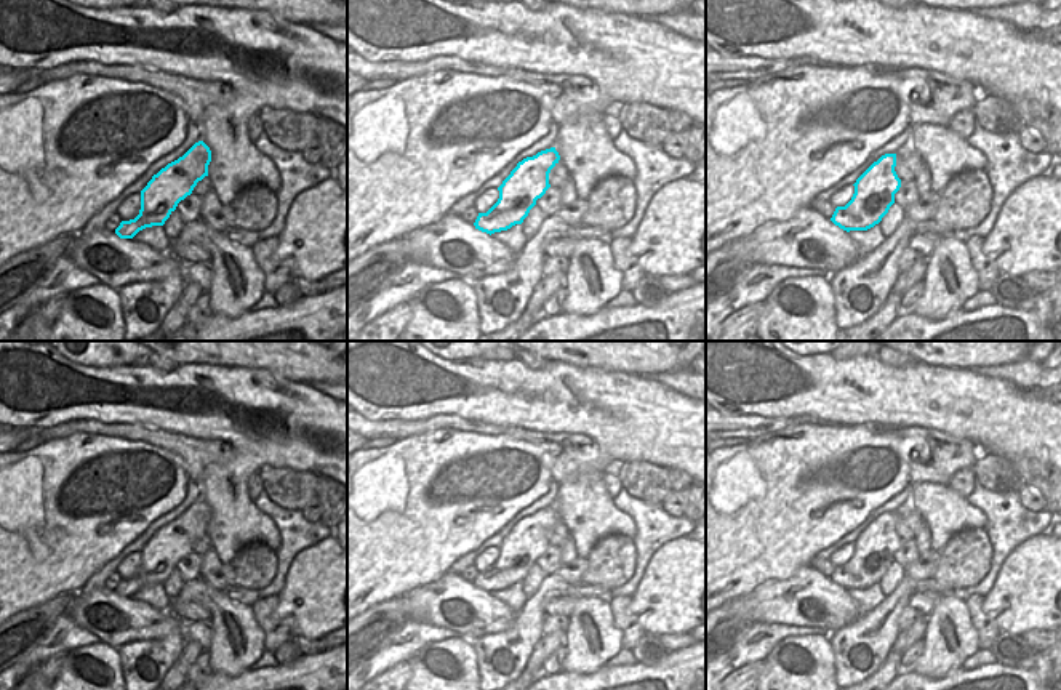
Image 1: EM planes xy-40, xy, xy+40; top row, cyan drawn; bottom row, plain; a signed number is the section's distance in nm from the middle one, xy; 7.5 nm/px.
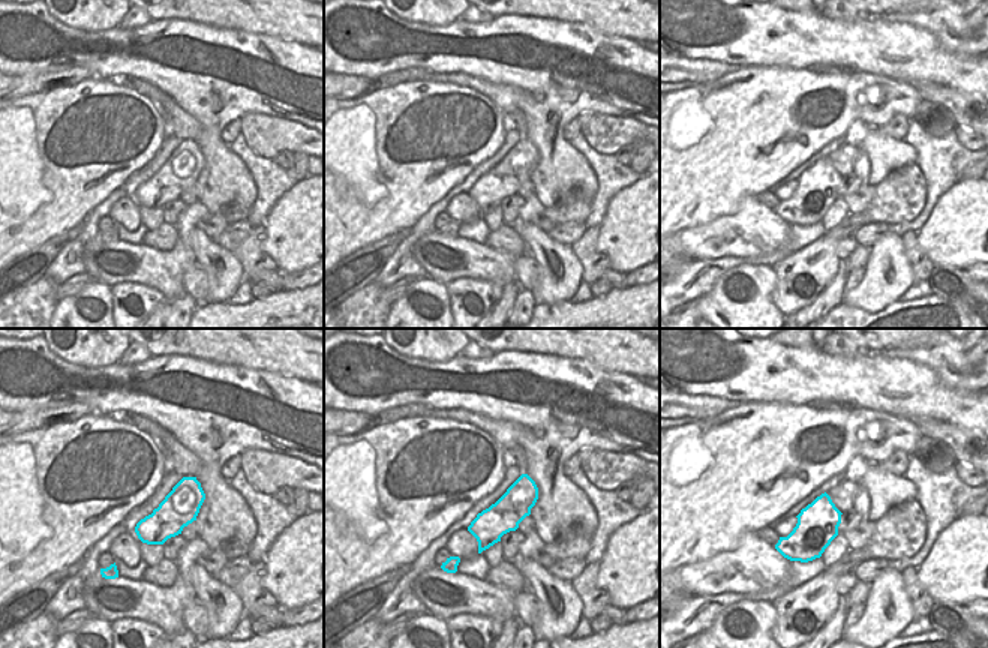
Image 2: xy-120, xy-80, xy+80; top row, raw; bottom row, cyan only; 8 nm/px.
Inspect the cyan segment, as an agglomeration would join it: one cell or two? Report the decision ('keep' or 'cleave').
keep

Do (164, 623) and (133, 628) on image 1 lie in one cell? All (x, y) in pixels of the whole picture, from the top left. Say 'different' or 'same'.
same

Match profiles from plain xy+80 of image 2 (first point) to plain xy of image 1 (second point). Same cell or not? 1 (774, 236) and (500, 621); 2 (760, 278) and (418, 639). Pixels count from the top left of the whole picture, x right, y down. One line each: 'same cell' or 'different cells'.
1: same cell
2: different cells

